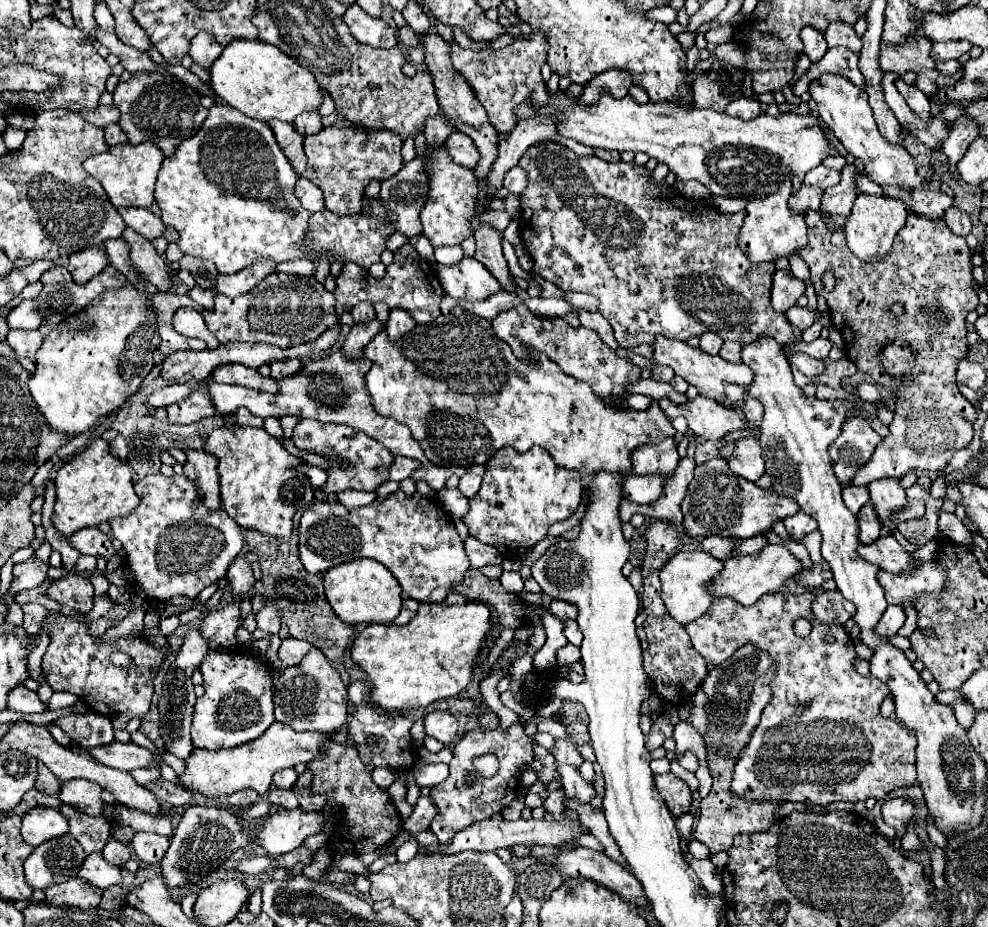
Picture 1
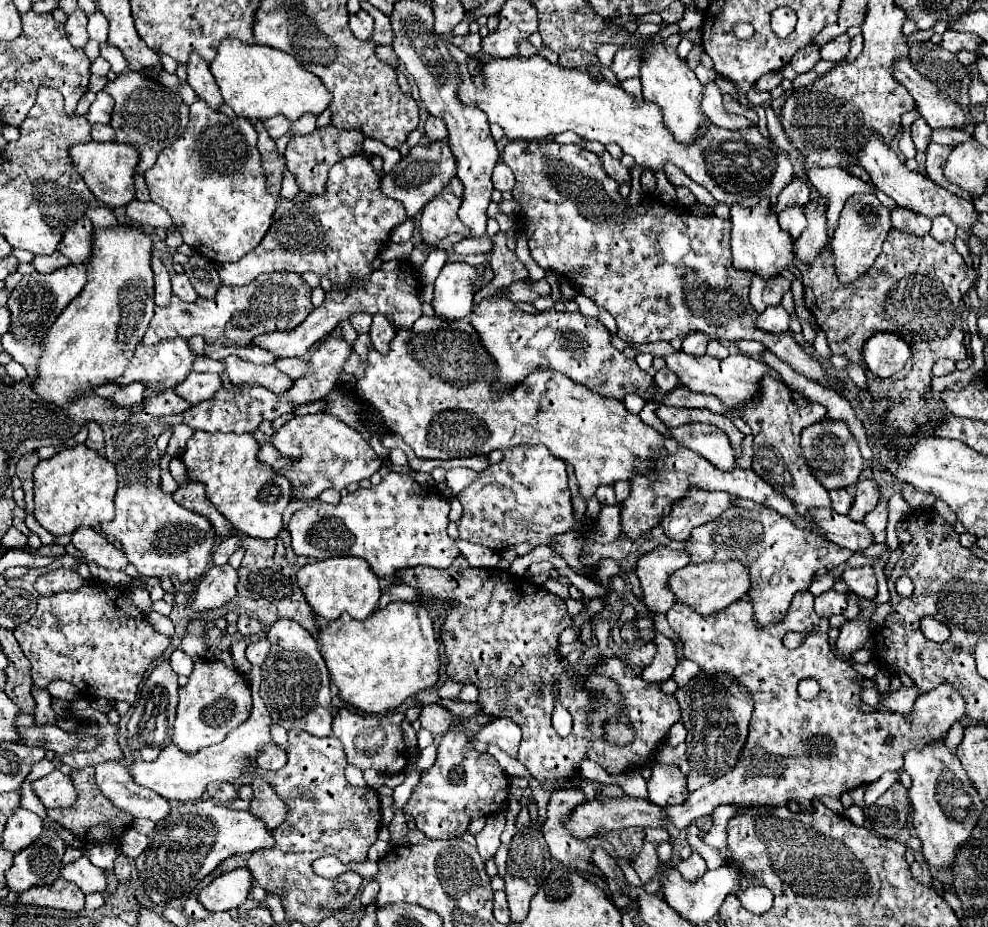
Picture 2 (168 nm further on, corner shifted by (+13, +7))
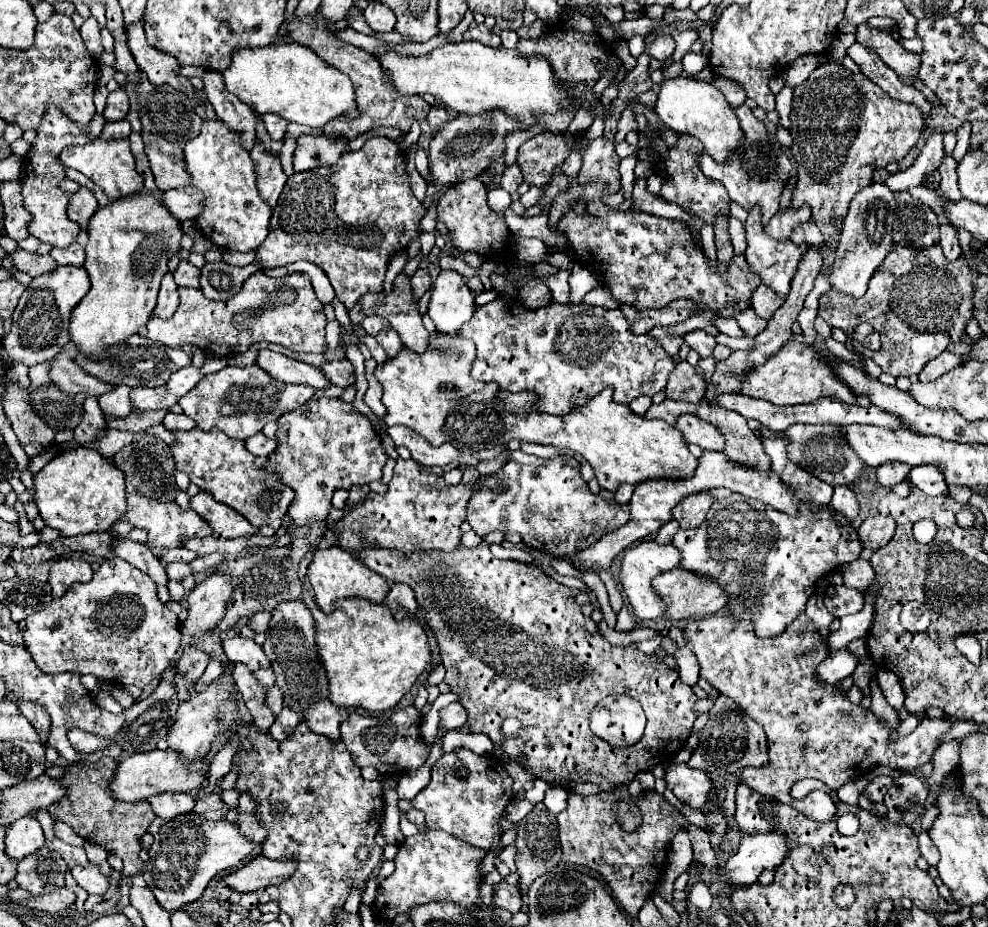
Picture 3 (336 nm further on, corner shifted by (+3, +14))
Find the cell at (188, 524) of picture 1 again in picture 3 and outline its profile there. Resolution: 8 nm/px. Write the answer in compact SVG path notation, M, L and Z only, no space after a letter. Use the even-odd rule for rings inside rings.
M129 494L127 496L127 514L123 520L131 522L135 528L145 528L149 532L147 546L153 550L155 556L163 554L169 548L177 548L183 538L211 536L209 524L195 510L183 510L175 502L157 502L153 498L145 498L143 494Z

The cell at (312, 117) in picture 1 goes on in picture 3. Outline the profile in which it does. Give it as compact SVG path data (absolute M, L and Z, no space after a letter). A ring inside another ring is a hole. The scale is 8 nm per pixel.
M261 114L259 116L271 136L271 140L283 140L285 138L285 130L287 130L287 122L283 118L277 118L273 114Z

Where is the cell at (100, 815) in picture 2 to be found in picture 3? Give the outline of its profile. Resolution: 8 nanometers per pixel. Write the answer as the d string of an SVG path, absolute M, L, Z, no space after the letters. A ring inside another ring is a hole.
M101 758L97 762L81 762L81 764L67 766L65 774L61 776L61 784L67 788L67 794L59 802L51 804L47 808L47 812L51 814L53 820L59 820L59 822L69 824L87 842L103 846L109 854L117 854L123 860L123 874L125 876L133 876L133 874L139 874L141 868L143 868L143 860L139 858L139 852L141 852L141 836L147 832L147 828L149 828L151 820L155 818L155 814L153 814L149 802L129 804L129 802L113 802L113 798L109 798L109 778L113 776L115 766L117 766L117 762L113 758Z

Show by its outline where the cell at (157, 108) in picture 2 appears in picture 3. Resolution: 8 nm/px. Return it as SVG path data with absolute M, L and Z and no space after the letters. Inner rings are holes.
M141 74L141 84L139 84L139 114L143 122L143 142L145 142L145 154L149 158L157 188L161 192L171 190L171 188L183 188L191 184L191 176L185 166L183 158L183 148L187 140L195 138L201 130L203 120L195 114L195 108L187 94L181 94L179 90L171 86L153 86L145 74Z

